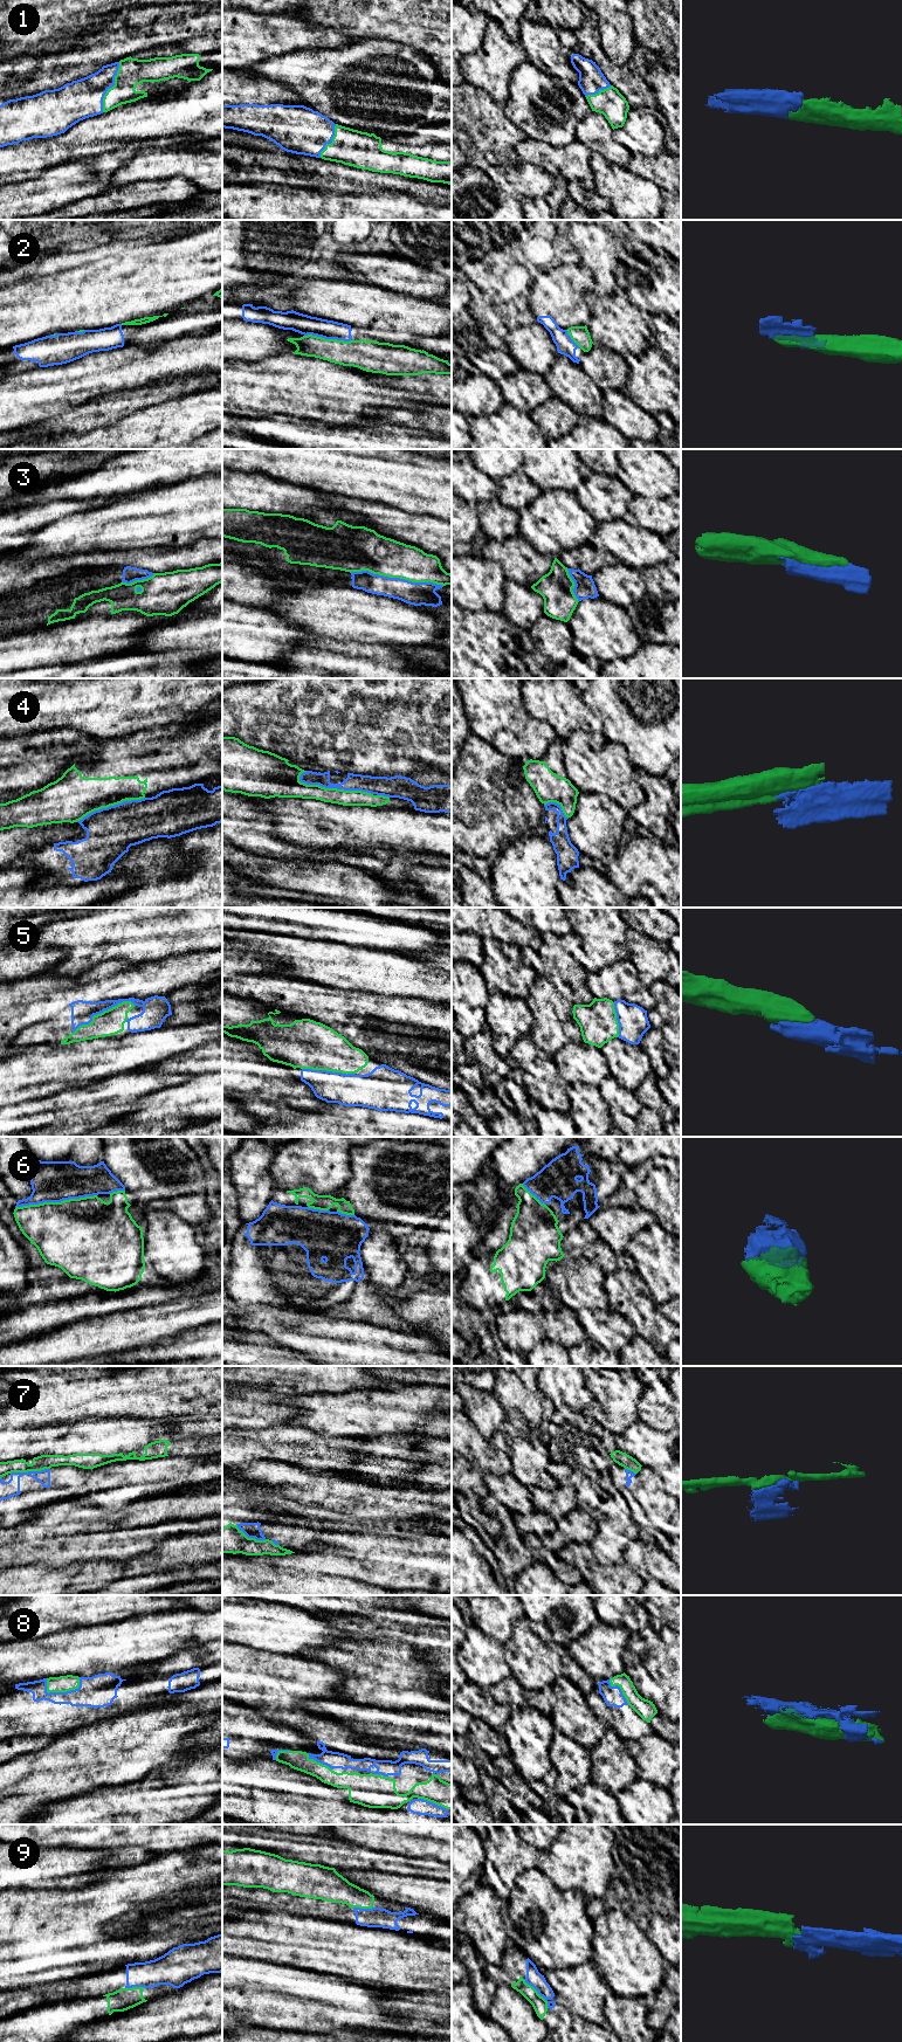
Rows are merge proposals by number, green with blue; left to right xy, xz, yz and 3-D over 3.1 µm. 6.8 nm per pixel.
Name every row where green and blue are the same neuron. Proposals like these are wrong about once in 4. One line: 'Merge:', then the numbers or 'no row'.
Merge: 1, 2, 3, 5, 6, 8, 9

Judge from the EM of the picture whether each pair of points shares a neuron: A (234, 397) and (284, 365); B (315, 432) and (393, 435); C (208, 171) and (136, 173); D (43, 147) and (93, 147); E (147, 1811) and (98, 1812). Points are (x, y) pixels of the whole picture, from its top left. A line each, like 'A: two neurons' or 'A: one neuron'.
A: one neuron
B: one neuron
C: one neuron
D: one neuron
E: one neuron

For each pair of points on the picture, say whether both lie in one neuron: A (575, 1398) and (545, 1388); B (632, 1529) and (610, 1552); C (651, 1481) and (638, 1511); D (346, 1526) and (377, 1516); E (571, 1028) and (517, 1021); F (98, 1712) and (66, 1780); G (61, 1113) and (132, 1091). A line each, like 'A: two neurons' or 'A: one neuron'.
A: one neuron
B: one neuron
C: one neuron
D: two neurons
E: two neurons
F: two neurons
G: one neuron

